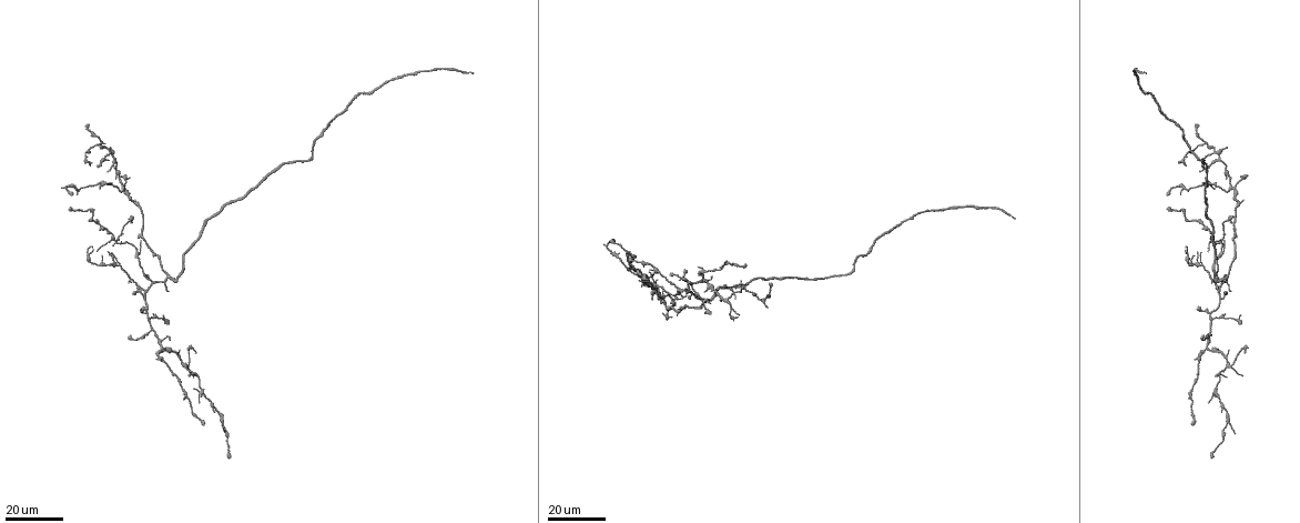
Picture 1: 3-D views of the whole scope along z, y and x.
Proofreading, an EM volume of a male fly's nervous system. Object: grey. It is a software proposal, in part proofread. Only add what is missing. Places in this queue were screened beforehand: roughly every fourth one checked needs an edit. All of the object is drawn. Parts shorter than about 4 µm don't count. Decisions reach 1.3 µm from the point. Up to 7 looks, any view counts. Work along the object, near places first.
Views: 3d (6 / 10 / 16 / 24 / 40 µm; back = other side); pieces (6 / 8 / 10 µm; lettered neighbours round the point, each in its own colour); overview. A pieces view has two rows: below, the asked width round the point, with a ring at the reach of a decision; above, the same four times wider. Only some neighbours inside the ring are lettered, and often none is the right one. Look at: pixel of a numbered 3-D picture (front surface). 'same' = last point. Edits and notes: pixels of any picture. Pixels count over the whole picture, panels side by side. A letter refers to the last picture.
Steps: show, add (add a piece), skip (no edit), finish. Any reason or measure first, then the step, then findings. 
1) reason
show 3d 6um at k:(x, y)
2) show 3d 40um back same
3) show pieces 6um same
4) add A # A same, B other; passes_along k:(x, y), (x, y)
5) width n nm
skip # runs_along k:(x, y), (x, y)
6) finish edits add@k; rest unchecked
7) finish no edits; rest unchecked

long arm stops here
show 3d 16um at 1:(473, 71)

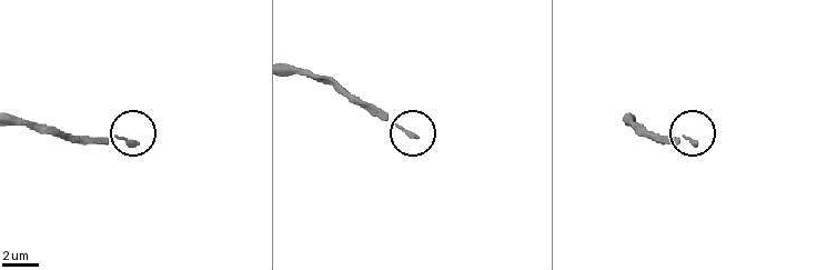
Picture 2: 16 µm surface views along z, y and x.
show pieces 8um at 2:(415, 134)

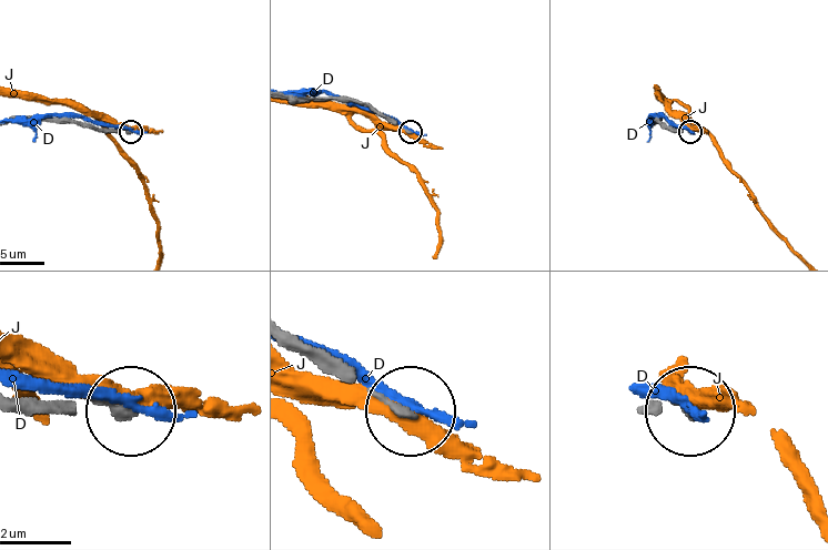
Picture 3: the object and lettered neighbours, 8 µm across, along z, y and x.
width 220 nm
skip # D other, J other; runs_along 3:(289, 97), (351, 99), (373, 107), (409, 132); none of them fits

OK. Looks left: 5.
tapers out
show 3d 24um at 1:(1226, 149)

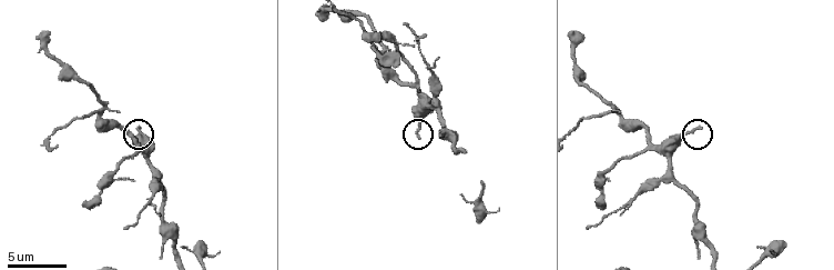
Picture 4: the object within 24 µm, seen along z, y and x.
show 3d 6um at 4:(139, 127)

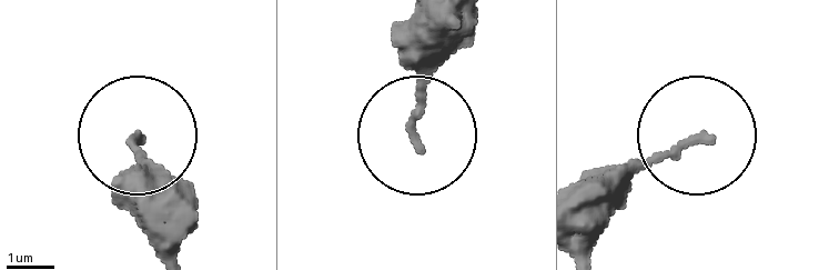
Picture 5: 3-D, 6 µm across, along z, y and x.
show pieces 10um at 5:(140, 137)

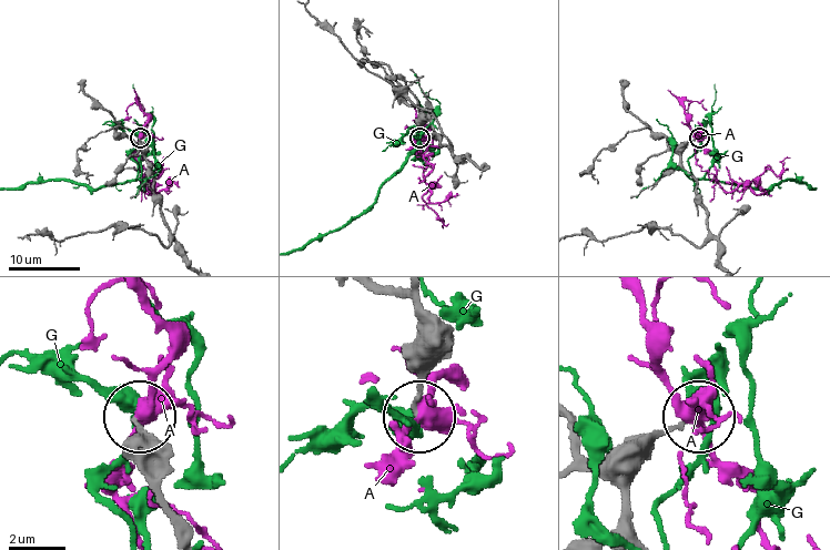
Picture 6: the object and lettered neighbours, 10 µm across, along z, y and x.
skip # A other, G other; runs_along 6:(441, 345), (419, 380), (419, 414); none of them fits

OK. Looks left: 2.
tapers out
show 3d 24um at 1:(1187, 165)

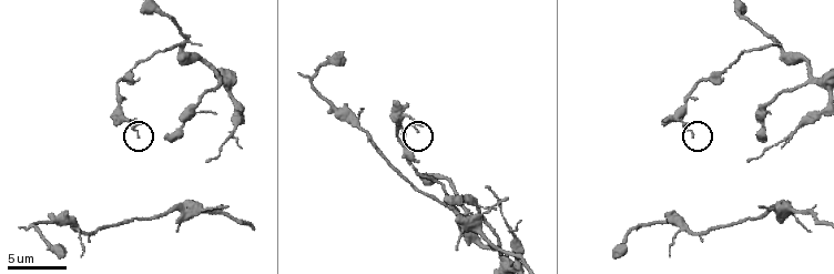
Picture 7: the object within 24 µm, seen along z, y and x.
show pieces 6um at 7:(140, 135)

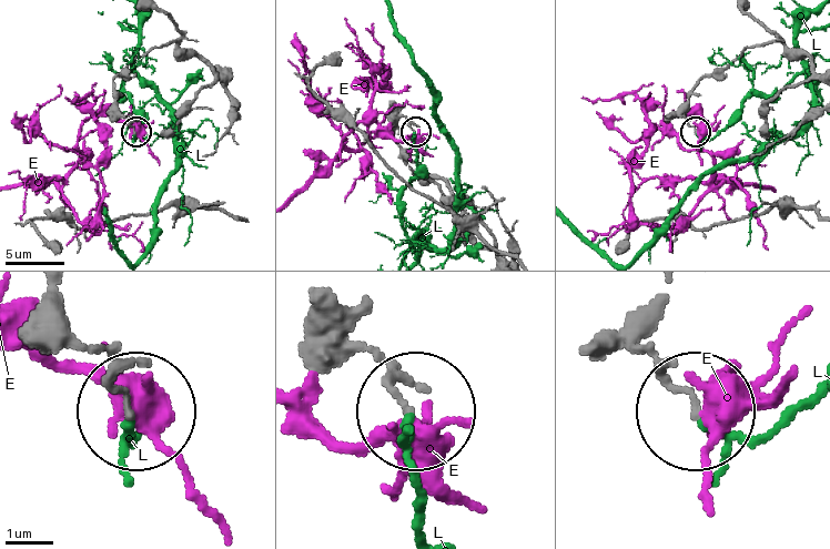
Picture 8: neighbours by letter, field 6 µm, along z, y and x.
width 110 nm
skip # E other, L other; runs_along 8:(485, 250), (411, 169), (393, 124), (405, 118), (414, 132); no lettered piece goes on from it

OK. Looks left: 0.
finish no edits; rest unchecked

